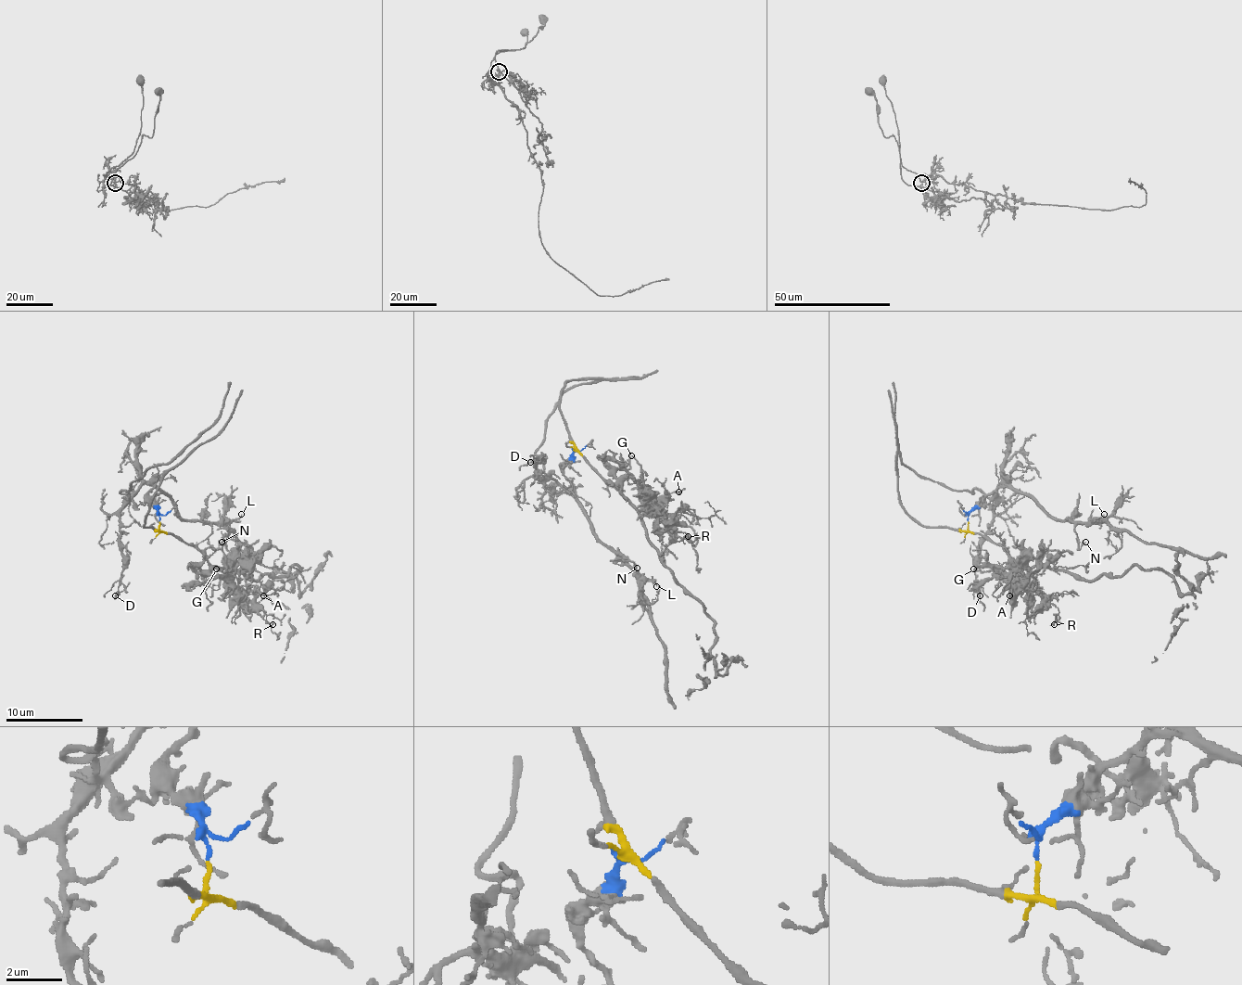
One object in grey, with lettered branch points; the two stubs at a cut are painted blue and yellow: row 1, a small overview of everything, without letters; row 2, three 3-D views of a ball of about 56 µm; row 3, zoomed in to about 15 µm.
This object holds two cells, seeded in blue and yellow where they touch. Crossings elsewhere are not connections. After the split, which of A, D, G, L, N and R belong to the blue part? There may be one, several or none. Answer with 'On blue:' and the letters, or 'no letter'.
On blue: D, L, N

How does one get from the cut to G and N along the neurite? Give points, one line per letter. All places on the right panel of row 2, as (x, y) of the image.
G: (968, 521), (969, 530), (981, 532), (1002, 548), (1015, 569), (995, 575), (1006, 575), (1007, 569), (973, 569)
N: (968, 519), (988, 494), (1011, 487), (1032, 496), (1055, 519), (1069, 519), (1078, 550), (1085, 543)

